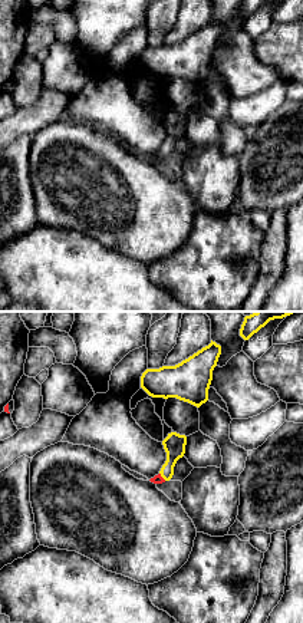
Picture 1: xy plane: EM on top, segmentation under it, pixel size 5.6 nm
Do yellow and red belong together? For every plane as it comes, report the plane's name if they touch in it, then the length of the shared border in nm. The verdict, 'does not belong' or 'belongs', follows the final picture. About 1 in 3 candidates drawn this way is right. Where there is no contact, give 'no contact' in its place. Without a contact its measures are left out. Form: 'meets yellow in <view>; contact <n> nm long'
meets yellow in xy; contact 60 nm long

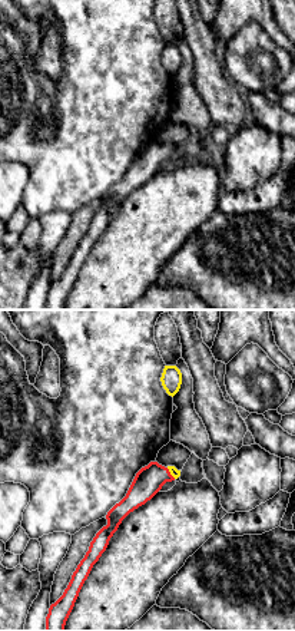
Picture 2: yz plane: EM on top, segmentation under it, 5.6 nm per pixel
meets yellow in yz; contact 80 nm long

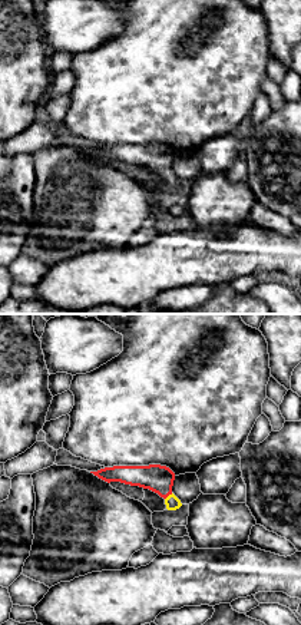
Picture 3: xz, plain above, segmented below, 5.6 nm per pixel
meets yellow in xz; contact 60 nm long

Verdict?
belongs

